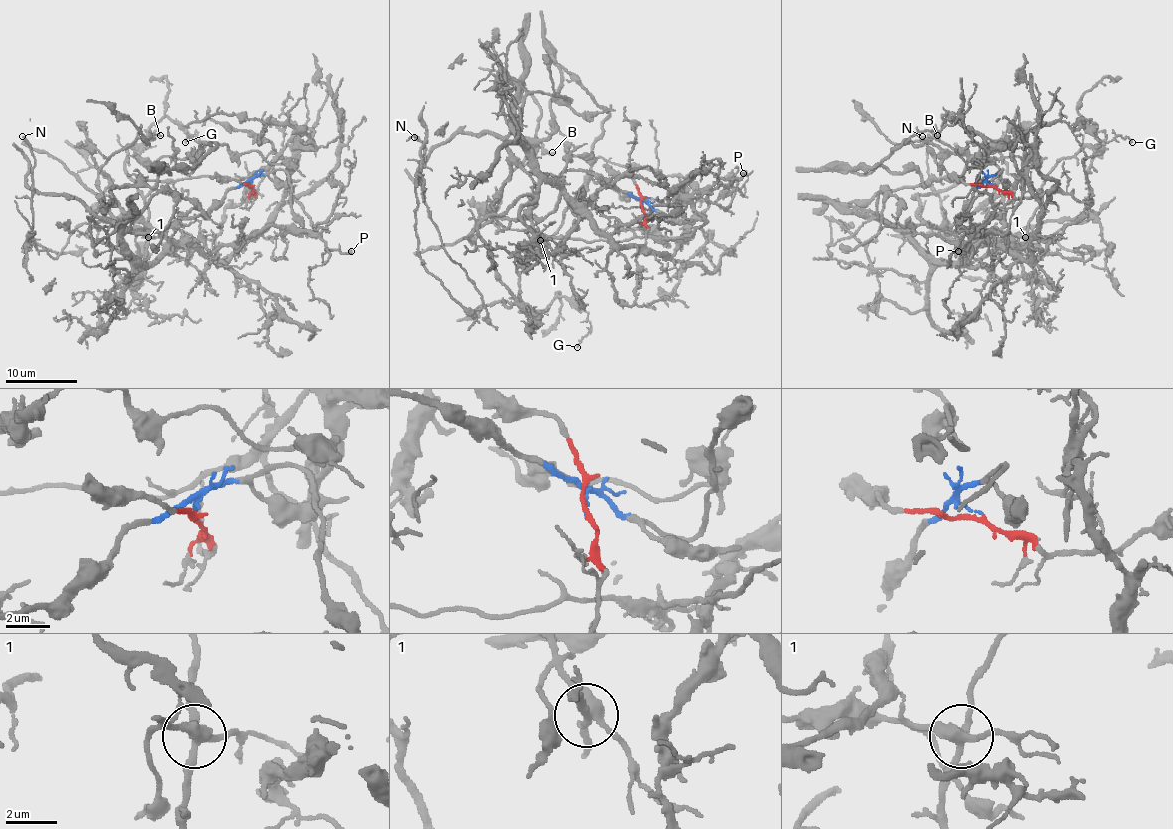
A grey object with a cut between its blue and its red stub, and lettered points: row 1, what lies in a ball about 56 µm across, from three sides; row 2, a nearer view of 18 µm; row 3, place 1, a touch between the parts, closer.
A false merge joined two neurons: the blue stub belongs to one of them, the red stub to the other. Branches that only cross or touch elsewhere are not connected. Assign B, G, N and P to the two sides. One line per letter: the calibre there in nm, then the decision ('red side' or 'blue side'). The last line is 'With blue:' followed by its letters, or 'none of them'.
B: 120 nm | blue side
G: 110 nm | red side
N: 200 nm | blue side
P: 280 nm | red side
With blue: B, N

